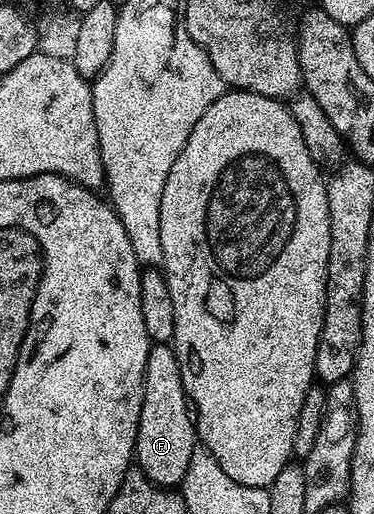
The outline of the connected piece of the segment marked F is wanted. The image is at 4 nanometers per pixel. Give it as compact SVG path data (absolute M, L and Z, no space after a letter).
M167 344L152 345L149 356L145 360L143 403L141 404L141 420L137 428L134 461L138 469L143 471L143 477L149 479L154 486L175 488L185 480L185 472L189 472L189 460L193 460L196 445L195 420L189 413L187 393L181 384L181 368L177 364L174 349Z

